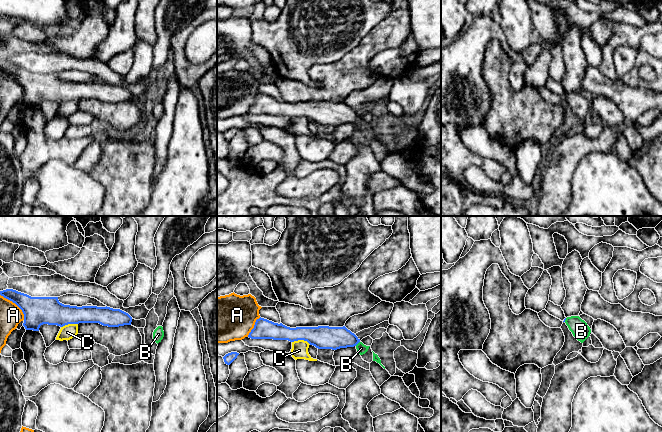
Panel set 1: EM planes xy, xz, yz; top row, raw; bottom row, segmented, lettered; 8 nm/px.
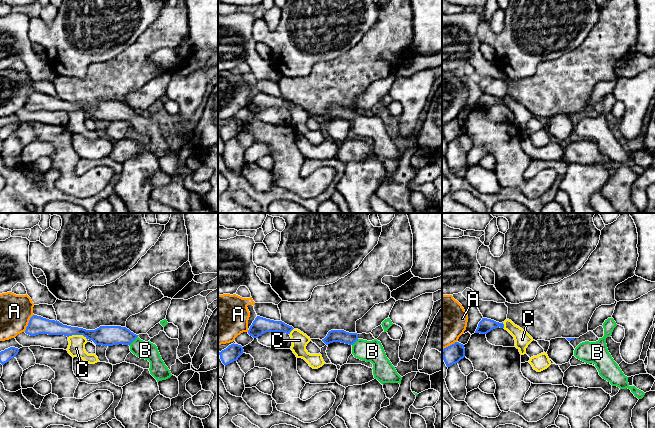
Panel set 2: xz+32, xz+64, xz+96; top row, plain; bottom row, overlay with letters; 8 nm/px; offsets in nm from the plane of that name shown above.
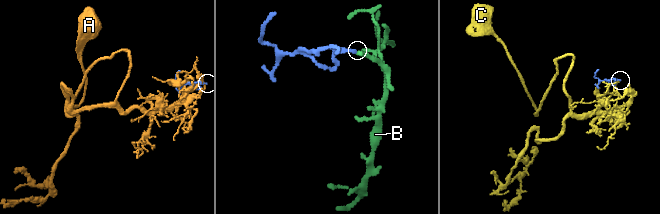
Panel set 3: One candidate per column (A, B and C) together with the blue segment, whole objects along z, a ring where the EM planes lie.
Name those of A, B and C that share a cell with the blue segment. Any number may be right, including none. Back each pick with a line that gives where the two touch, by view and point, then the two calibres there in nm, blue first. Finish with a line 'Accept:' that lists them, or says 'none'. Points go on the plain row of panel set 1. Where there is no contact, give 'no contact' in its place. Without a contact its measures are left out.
B: xz (357, 119) | 180/80 nm
Accept: B

